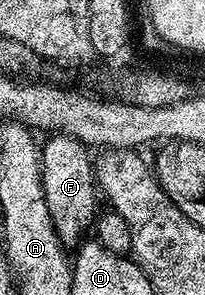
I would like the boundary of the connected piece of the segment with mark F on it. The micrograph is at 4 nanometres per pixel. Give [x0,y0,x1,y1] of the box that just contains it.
[40,133,98,249]

